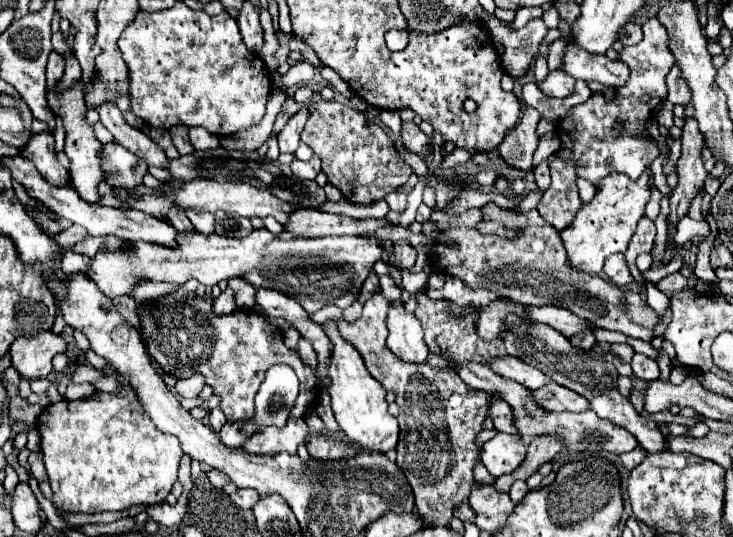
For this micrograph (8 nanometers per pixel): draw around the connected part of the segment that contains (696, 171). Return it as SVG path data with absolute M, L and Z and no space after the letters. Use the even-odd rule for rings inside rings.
M693 117L685 119L683 135L681 135L681 159L677 163L677 175L679 183L669 199L669 217L667 221L675 227L679 219L689 215L691 201L703 191L703 183L707 177L707 171L703 167L701 149L703 149L703 133L697 127L697 121Z

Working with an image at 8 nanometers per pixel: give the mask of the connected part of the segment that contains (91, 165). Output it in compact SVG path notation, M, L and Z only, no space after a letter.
M75 81L69 89L65 91L49 91L47 95L49 107L53 109L55 115L61 117L67 139L65 139L65 153L71 159L71 185L77 189L79 197L83 197L83 201L87 203L97 203L101 199L97 187L101 181L107 179L107 173L101 169L101 161L99 161L99 149L103 147L103 143L95 137L93 125L85 119L85 97L83 97L83 87L79 81Z

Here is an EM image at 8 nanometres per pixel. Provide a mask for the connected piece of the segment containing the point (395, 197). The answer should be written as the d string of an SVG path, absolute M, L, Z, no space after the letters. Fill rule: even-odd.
M389 193L387 197L385 197L385 201L389 203L389 207L391 207L391 211L405 211L405 205L407 205L407 195L405 193Z

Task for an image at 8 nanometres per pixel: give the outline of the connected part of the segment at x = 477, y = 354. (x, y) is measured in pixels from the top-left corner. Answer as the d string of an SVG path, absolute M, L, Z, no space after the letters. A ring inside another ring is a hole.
M425 291L417 295L417 301L419 301L419 305L415 309L415 315L423 325L425 343L429 347L429 353L439 353L439 355L451 357L451 361L455 361L455 365L461 365L463 361L487 363L495 357L507 355L505 345L499 337L495 337L495 341L479 339L479 335L475 333L475 319L479 319L479 313L475 307L459 307L445 299L431 299Z

